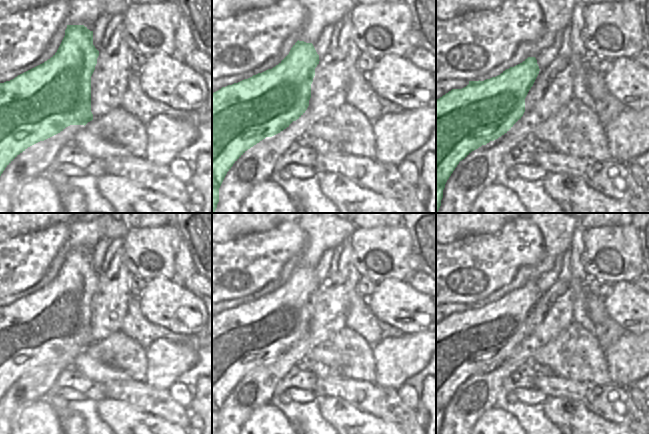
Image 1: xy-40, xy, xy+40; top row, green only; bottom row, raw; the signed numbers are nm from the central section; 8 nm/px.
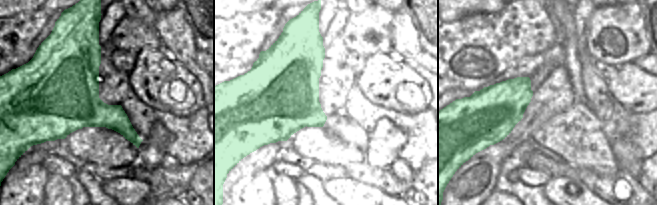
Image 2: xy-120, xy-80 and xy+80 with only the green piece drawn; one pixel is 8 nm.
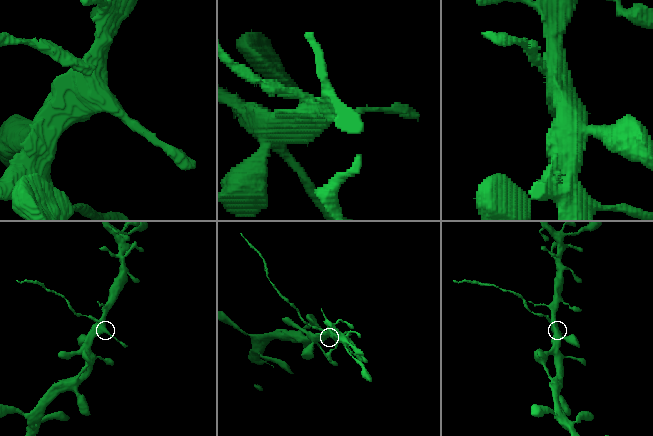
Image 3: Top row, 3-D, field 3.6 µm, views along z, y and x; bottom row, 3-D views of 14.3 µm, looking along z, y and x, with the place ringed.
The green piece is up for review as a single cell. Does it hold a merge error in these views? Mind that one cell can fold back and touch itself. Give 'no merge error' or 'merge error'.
merge error

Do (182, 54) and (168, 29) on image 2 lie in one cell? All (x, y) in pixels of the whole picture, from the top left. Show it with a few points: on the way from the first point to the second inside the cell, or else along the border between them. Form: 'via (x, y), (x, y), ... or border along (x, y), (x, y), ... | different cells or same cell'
via (182, 48), (174, 35) | same cell

